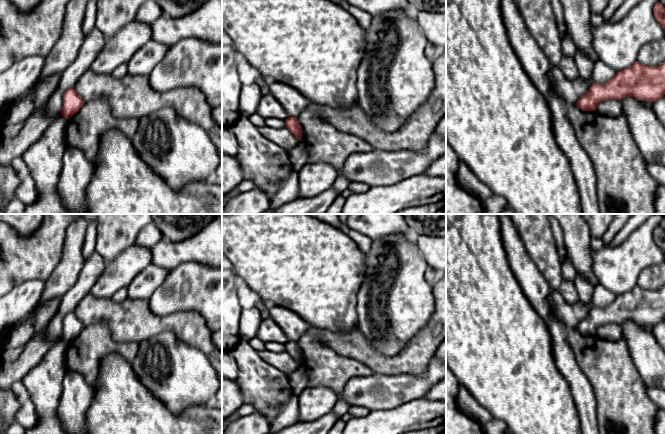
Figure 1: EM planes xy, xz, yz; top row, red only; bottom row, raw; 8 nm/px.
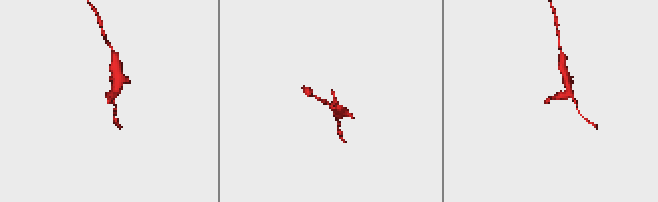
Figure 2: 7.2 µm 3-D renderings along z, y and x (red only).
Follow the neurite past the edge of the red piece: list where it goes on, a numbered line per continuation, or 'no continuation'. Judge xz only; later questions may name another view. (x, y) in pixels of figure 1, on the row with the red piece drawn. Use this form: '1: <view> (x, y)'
no continuation

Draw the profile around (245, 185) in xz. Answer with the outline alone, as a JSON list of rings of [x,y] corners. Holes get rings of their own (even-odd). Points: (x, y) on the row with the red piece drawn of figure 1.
[[[243,179],[237,186],[237,190],[239,193],[248,192],[255,188],[253,181],[248,179]]]

